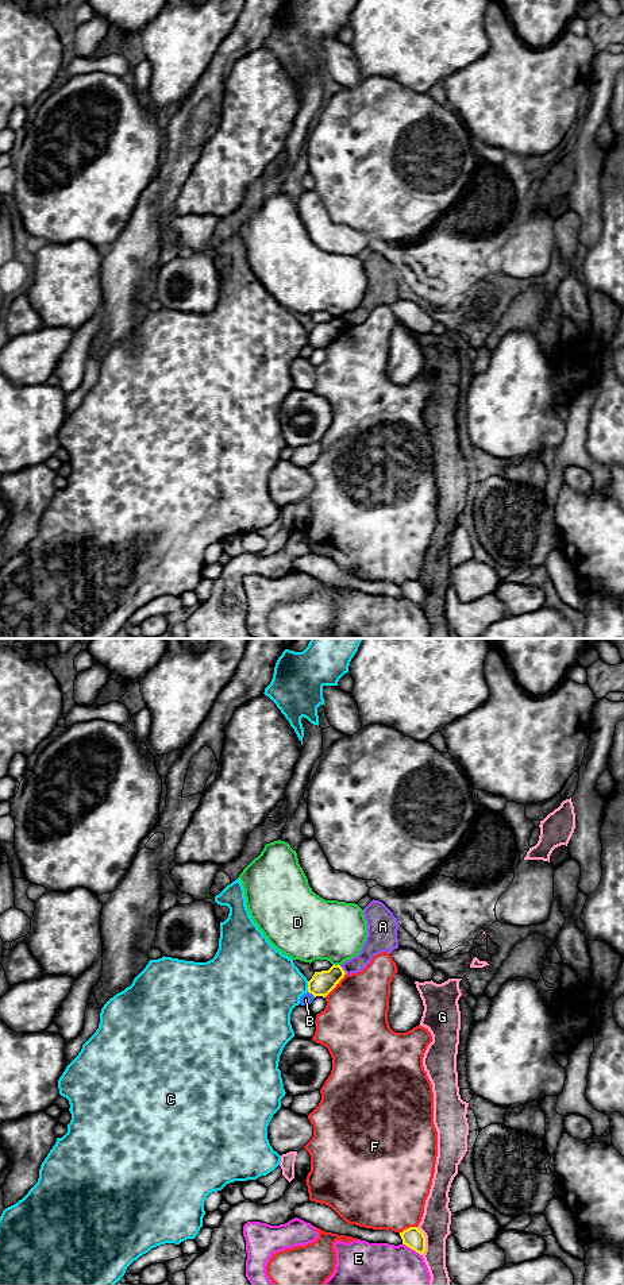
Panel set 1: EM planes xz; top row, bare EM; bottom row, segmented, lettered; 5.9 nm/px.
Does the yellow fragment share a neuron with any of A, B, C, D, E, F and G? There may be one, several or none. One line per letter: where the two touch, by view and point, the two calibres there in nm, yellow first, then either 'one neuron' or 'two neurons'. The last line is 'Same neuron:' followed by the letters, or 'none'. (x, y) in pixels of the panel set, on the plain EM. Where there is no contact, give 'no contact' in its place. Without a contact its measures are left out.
A: meets yellow in xz at (342, 321); 140 nm thick on the yellow side, 120 nm on the other; two neurons
B: meets yellow in xz at (312, 346); 140 nm thick on the yellow side, 70 nm on the other; two neurons
C: meets yellow in xz at (308, 339); 140 nm thick on the yellow side, 420 nm on the other; two neurons
D: meets yellow in xz at (336, 317); 140 nm thick on the yellow side, 360 nm on the other; two neurons
E: meets yellow in xz at (412, 601); 120 nm thick on the yellow side, 460 nm on the other; two neurons
F: meets yellow in xz at (335, 338); 140 nm thick on the yellow side, 400 nm on the other; two neurons
G: meets yellow in xz at (424, 593); 120 nm thick on the yellow side, 180 nm on the other; two neurons
Same neuron: none

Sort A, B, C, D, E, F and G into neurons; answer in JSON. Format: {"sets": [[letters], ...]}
{"sets": [["A", "G"], ["B"], ["C"], ["D"], ["E"], ["F"]]}

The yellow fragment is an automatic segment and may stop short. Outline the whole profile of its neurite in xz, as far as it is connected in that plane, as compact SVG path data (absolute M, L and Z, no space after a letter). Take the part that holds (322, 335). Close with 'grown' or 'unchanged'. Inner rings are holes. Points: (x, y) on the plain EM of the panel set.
M332 317L328 323L315 324L308 333L308 344L326 350L344 329L346 324L340 317Z; unchanged

